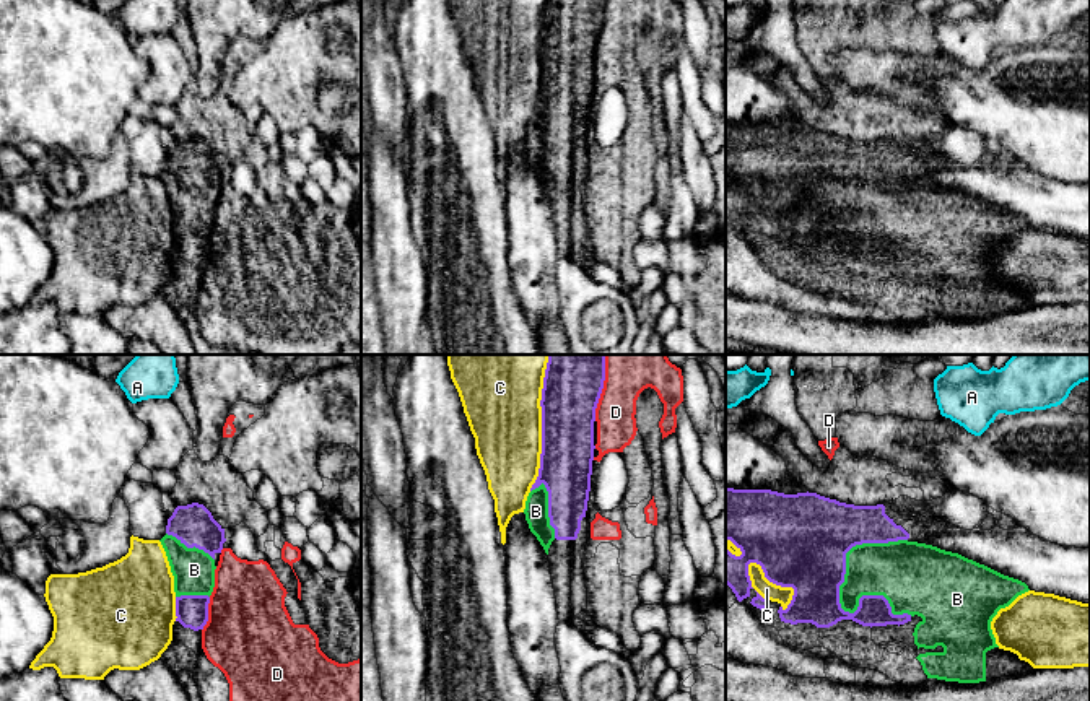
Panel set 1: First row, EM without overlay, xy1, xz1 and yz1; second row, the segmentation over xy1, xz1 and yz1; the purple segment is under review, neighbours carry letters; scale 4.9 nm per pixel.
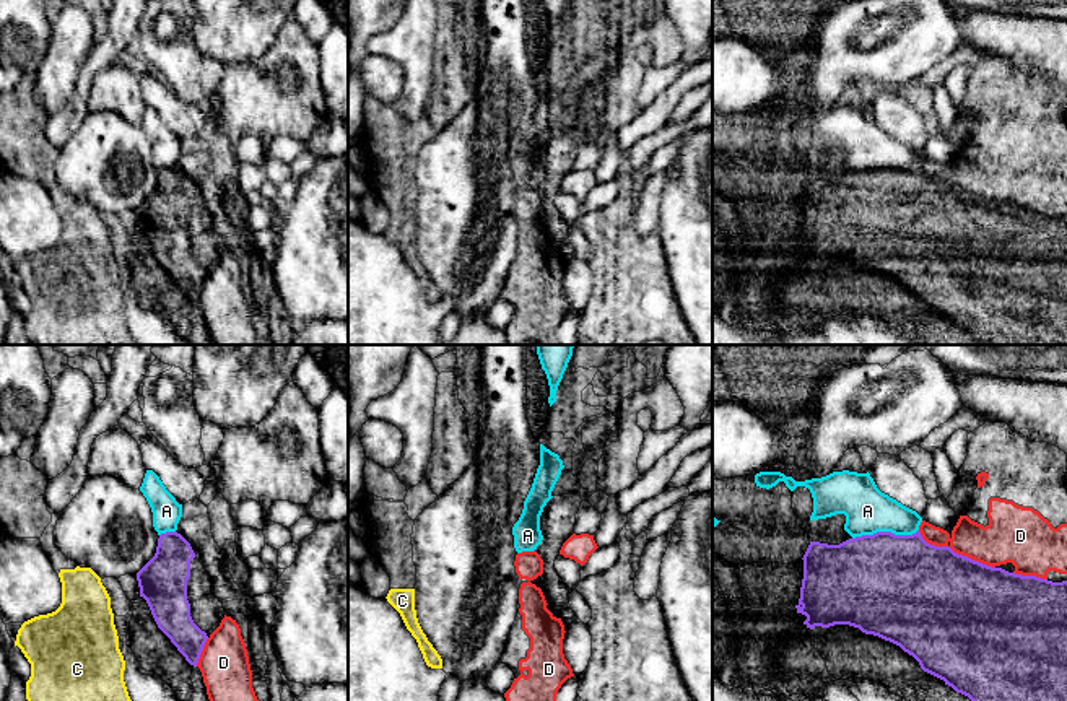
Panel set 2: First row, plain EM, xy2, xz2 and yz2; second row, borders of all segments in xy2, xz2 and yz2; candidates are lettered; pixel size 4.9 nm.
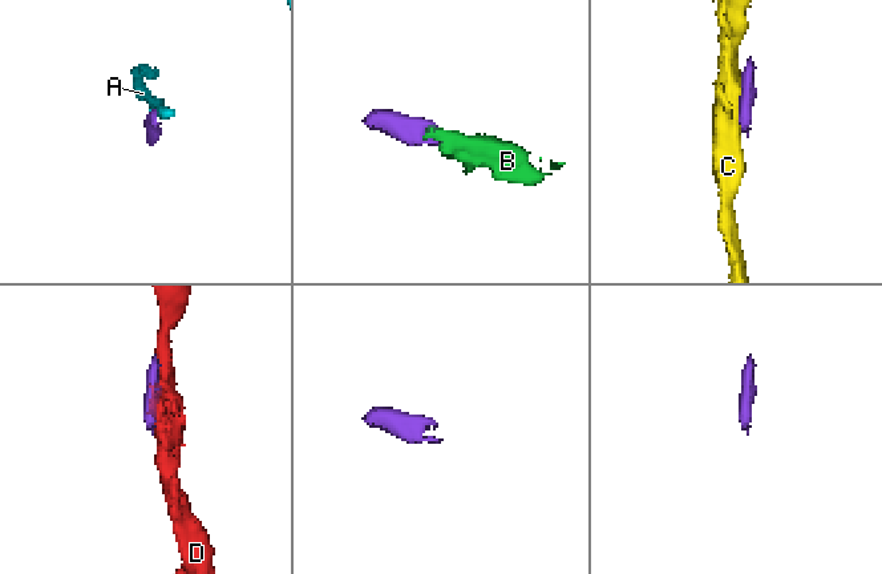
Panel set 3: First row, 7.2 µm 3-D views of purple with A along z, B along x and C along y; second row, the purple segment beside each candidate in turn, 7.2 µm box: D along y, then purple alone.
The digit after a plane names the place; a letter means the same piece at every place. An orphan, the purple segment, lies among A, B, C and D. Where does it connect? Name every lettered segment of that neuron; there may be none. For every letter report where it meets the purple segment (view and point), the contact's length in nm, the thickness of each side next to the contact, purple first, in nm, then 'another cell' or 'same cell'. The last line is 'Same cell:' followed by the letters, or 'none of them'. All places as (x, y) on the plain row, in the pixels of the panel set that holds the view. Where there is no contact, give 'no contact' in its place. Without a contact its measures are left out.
A: meets purple in yz2 at (885, 168); contact 340 nm long; 500 nm thick on the purple side, 220 nm on the other; another cell
B: meets purple in yz1 at (854, 248); contact 480 nm long; 240 nm thick on the purple side, 260 nm on the other; same cell
C: meets purple in xz1 at (542, 64); contact 650 nm long; 280 nm thick on the purple side, 380 nm on the other; another cell
D: meets purple in yz2 at (953, 187); contact 420 nm long; 500 nm thick on the purple side, 220 nm on the other; another cell
Same cell: B

